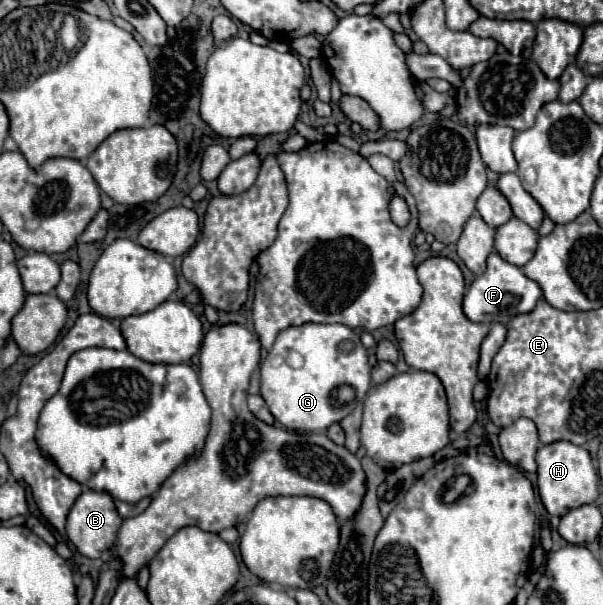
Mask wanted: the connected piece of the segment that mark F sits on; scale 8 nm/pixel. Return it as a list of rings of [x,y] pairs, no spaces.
[[[492,252],[488,256],[486,272],[472,282],[472,286],[468,288],[468,292],[464,296],[464,314],[472,322],[502,322],[502,324],[506,324],[514,316],[534,310],[540,296],[542,296],[540,286],[534,280],[526,278],[522,268],[502,260],[498,252]]]

